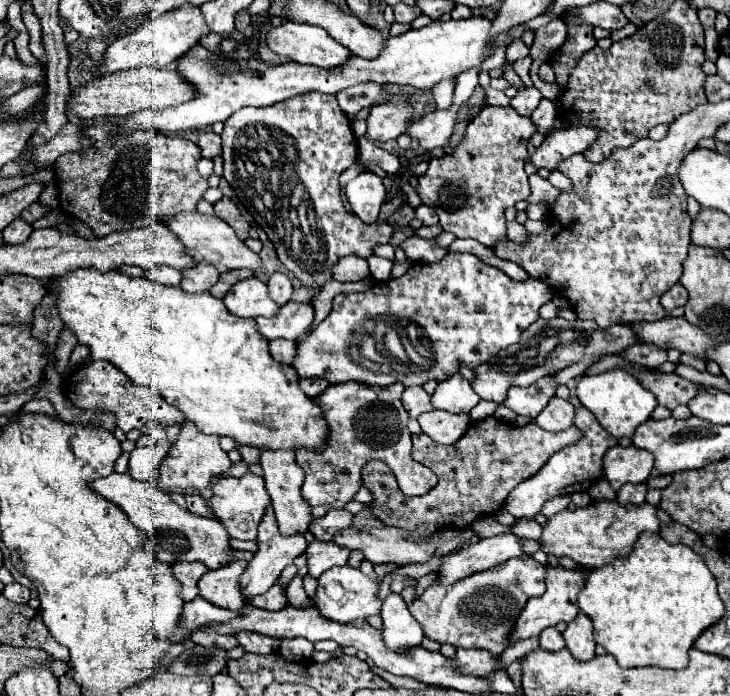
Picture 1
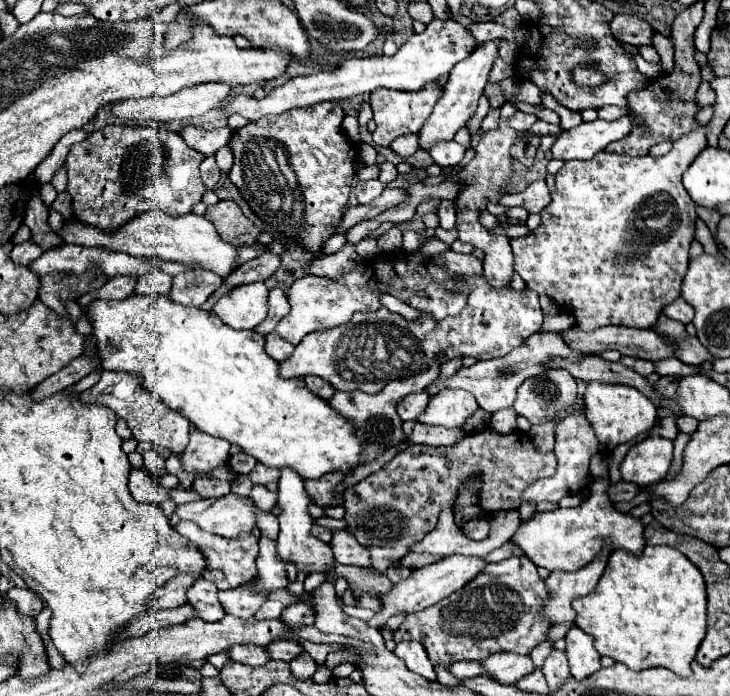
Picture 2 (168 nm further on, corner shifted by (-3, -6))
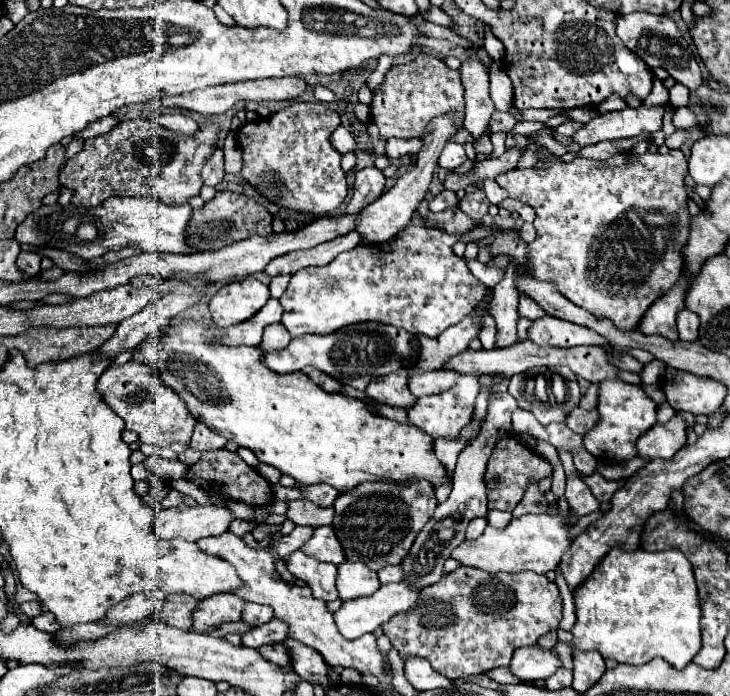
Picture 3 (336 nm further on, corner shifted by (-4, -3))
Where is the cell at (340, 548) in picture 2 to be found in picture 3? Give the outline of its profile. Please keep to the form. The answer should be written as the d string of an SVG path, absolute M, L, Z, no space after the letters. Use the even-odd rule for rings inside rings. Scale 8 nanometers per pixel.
M332 526L314 528L314 534L312 534L310 542L304 542L300 550L304 554L310 554L312 558L316 558L320 562L332 562L332 564L342 564L344 562L342 546L334 536Z

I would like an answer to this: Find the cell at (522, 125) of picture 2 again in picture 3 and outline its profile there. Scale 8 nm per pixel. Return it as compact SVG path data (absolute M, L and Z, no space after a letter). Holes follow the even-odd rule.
M494 112L490 120L490 132L510 132L514 128L516 120L508 112Z

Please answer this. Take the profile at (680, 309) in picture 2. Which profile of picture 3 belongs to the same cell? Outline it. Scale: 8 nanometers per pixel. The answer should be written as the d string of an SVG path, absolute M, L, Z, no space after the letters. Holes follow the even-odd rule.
M686 308L678 312L678 336L680 336L680 340L698 338L698 316Z

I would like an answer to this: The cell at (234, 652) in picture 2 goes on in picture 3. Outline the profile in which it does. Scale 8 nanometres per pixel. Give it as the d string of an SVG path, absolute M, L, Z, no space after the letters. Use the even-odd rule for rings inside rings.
M284 642L260 646L258 652L260 652L268 662L274 662L274 664L278 664L278 666L288 666L288 664L290 664L290 654L288 654Z

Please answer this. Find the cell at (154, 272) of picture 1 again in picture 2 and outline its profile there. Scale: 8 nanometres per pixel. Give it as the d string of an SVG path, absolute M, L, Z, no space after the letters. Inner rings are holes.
M151 271L147 275L137 277L137 285L133 293L141 293L141 295L167 295L171 289L171 281L173 277L169 277L167 273L161 271Z

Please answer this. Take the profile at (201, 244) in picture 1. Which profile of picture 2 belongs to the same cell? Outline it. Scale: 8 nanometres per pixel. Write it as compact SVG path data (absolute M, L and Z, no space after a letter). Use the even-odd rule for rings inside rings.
M147 211L141 217L131 219L127 225L117 229L115 233L105 233L99 229L93 229L91 225L83 225L79 221L65 223L61 229L61 237L65 243L77 243L77 245L97 245L113 251L123 251L131 255L147 255L147 257L161 257L165 261L177 261L183 265L191 265L193 269L209 269L221 275L223 279L237 269L237 247L229 245L227 241L221 241L221 235L213 227L211 221L207 221L201 215L189 213L181 217L169 217L161 211Z

